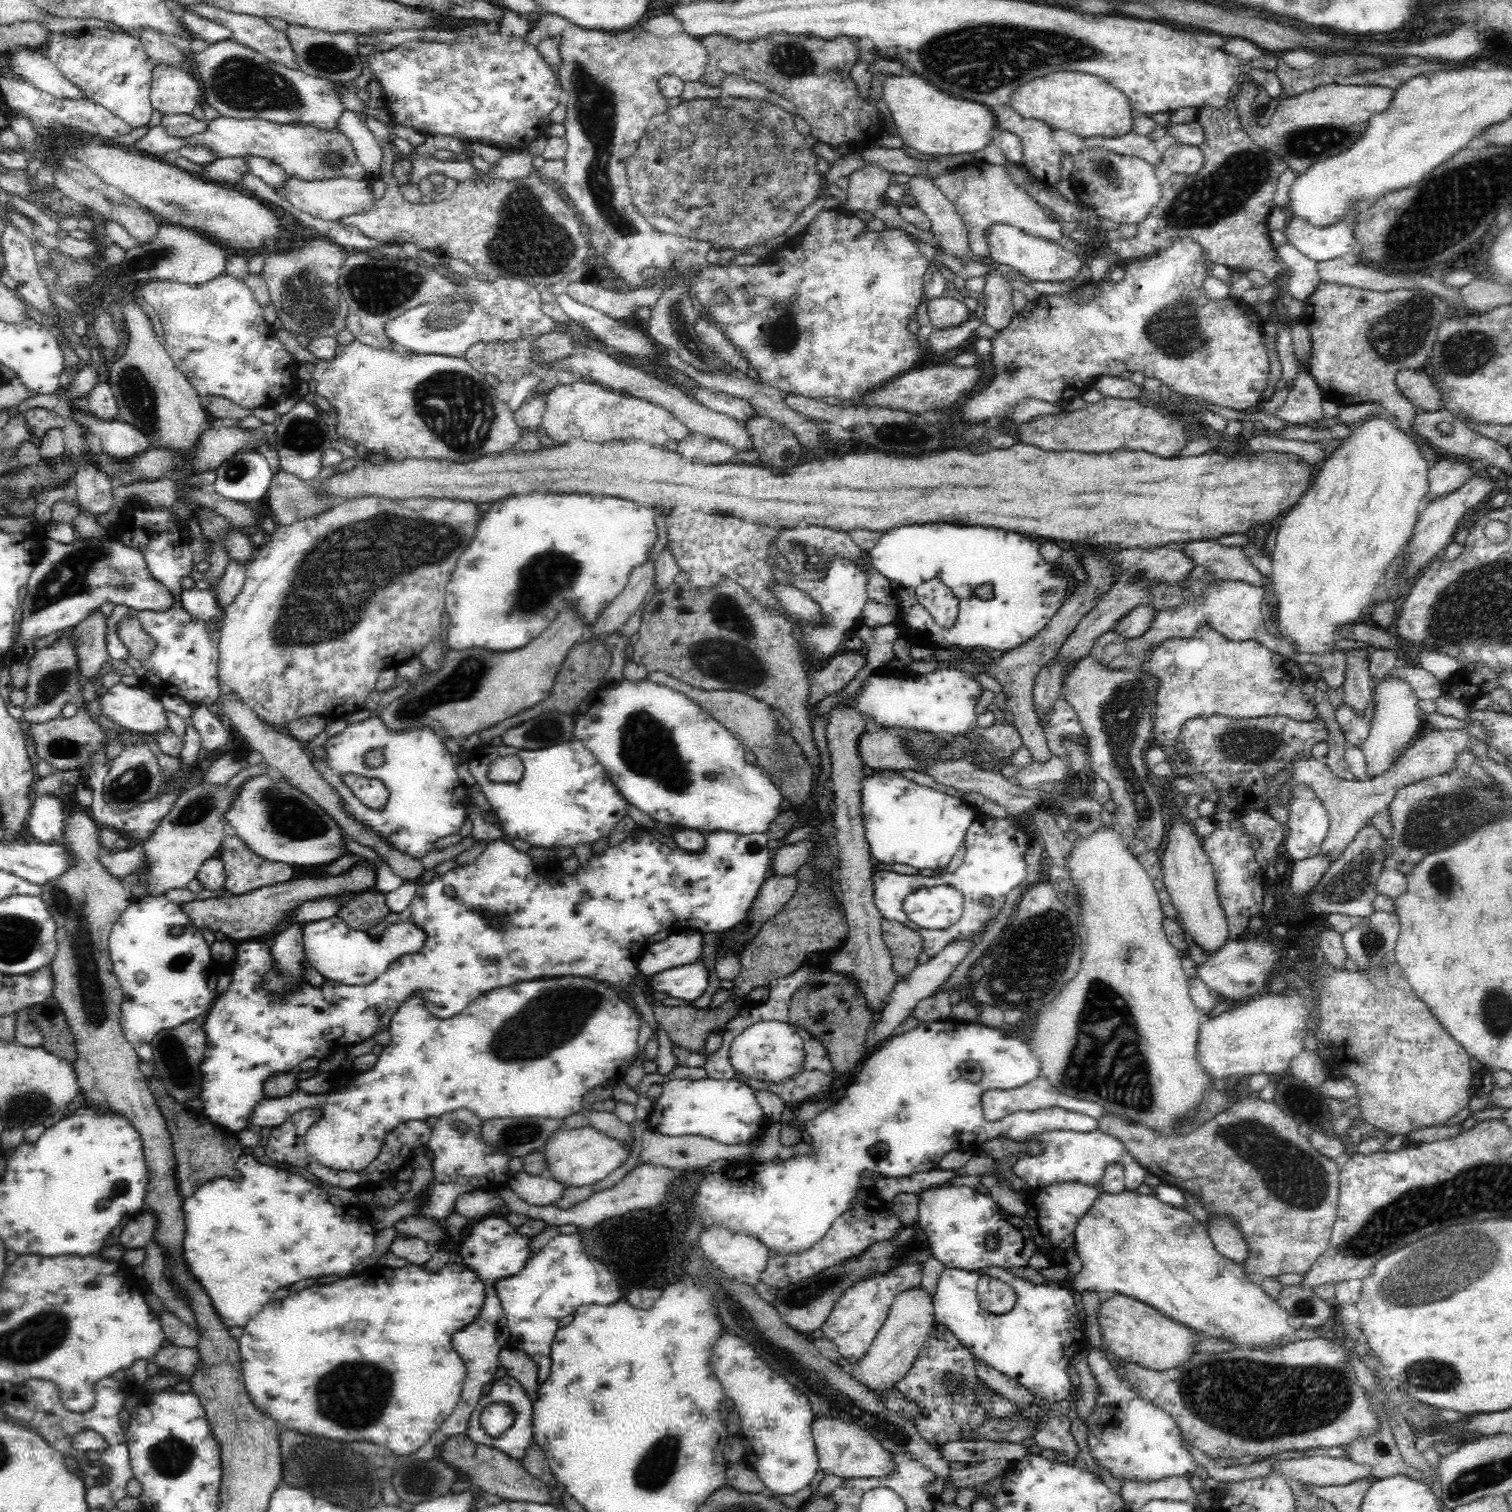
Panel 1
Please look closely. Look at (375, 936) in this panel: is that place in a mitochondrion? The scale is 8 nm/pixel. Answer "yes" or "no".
no

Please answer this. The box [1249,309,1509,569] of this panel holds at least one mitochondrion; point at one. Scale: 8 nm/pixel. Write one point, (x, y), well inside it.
(1463, 353)

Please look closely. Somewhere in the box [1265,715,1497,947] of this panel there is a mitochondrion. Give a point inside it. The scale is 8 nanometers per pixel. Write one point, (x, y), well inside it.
(1436, 821)

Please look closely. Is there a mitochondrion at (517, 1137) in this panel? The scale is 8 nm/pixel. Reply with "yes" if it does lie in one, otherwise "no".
yes

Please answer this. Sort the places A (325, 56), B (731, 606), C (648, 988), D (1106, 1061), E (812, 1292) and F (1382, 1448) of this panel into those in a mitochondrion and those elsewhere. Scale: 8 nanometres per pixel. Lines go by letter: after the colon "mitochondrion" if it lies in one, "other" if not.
A: mitochondrion
B: mitochondrion
C: other
D: mitochondrion
E: mitochondrion
F: other

